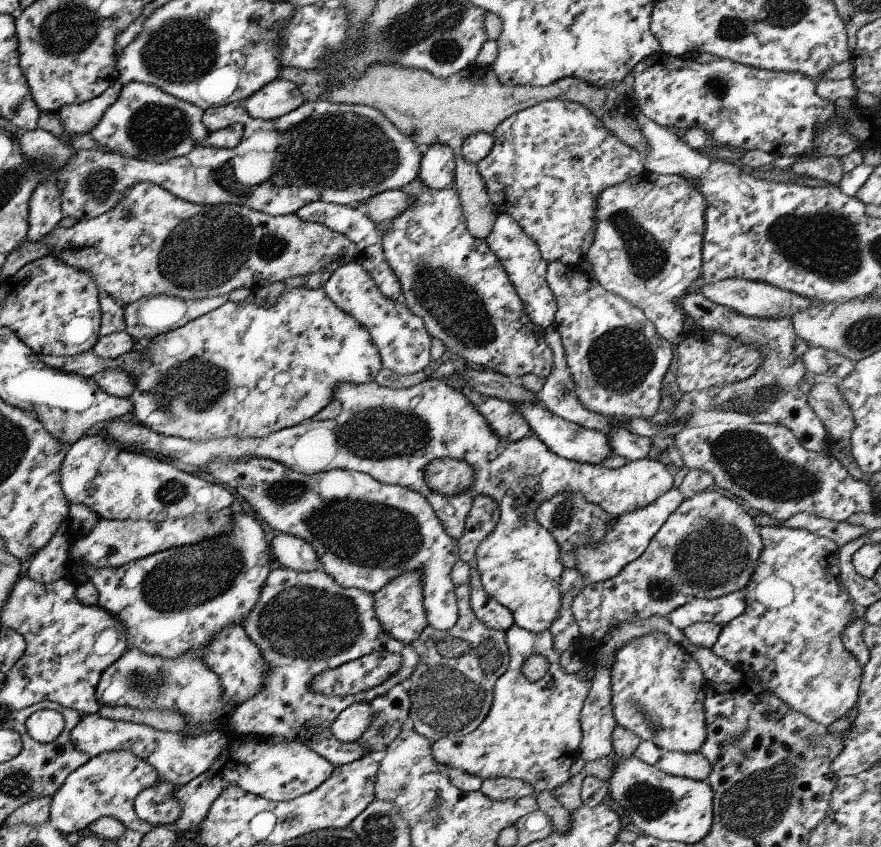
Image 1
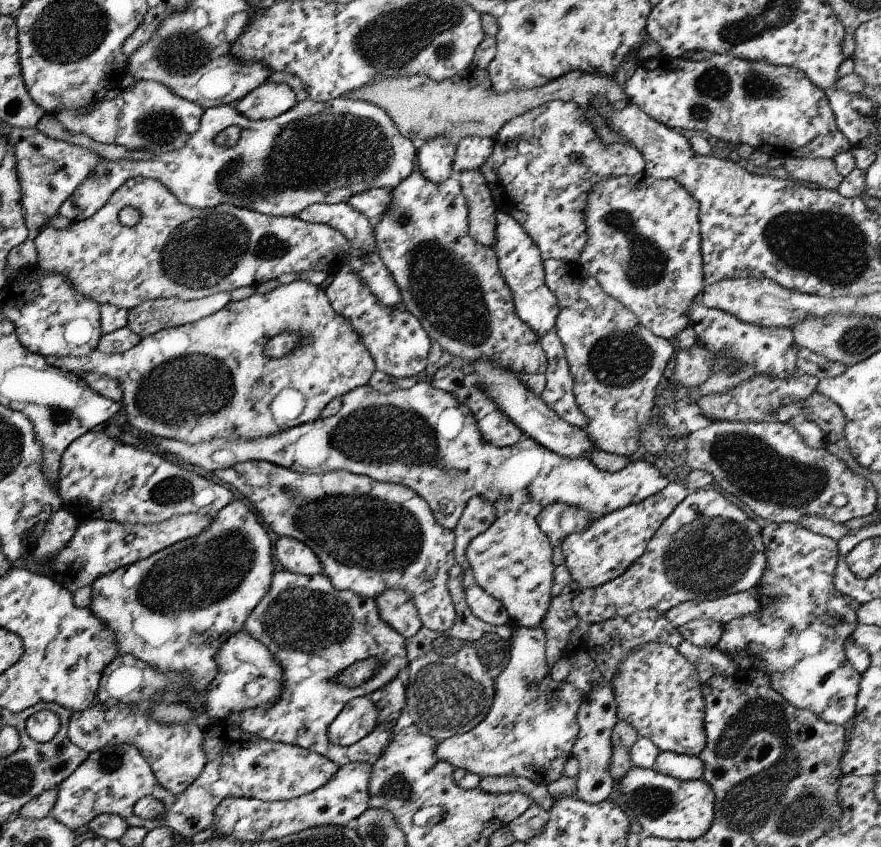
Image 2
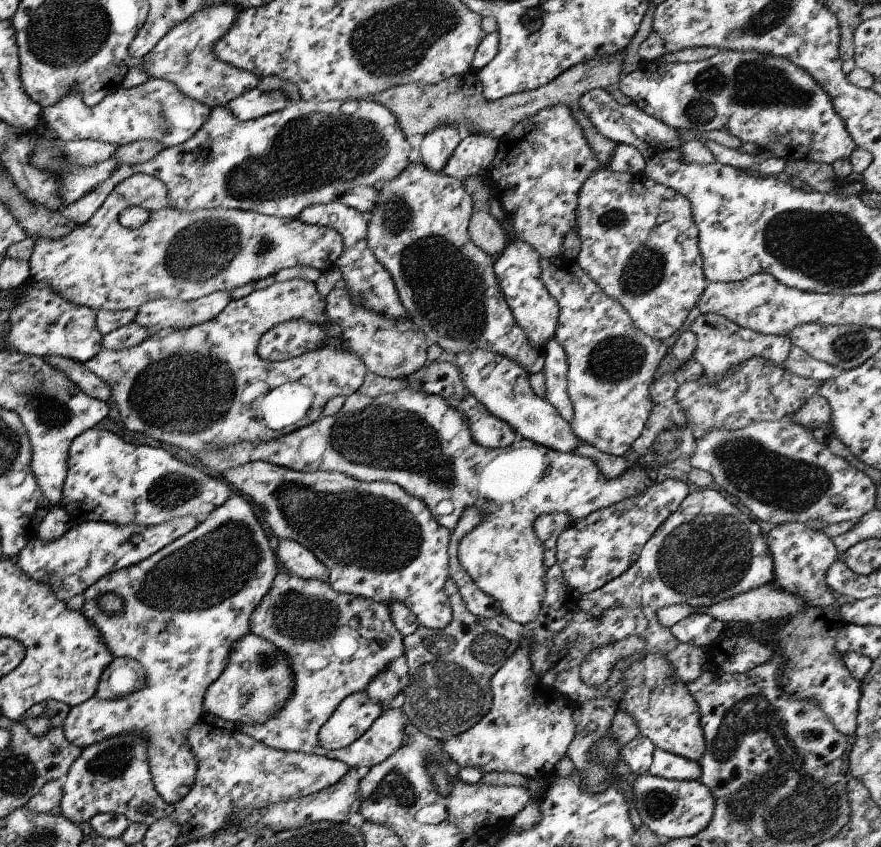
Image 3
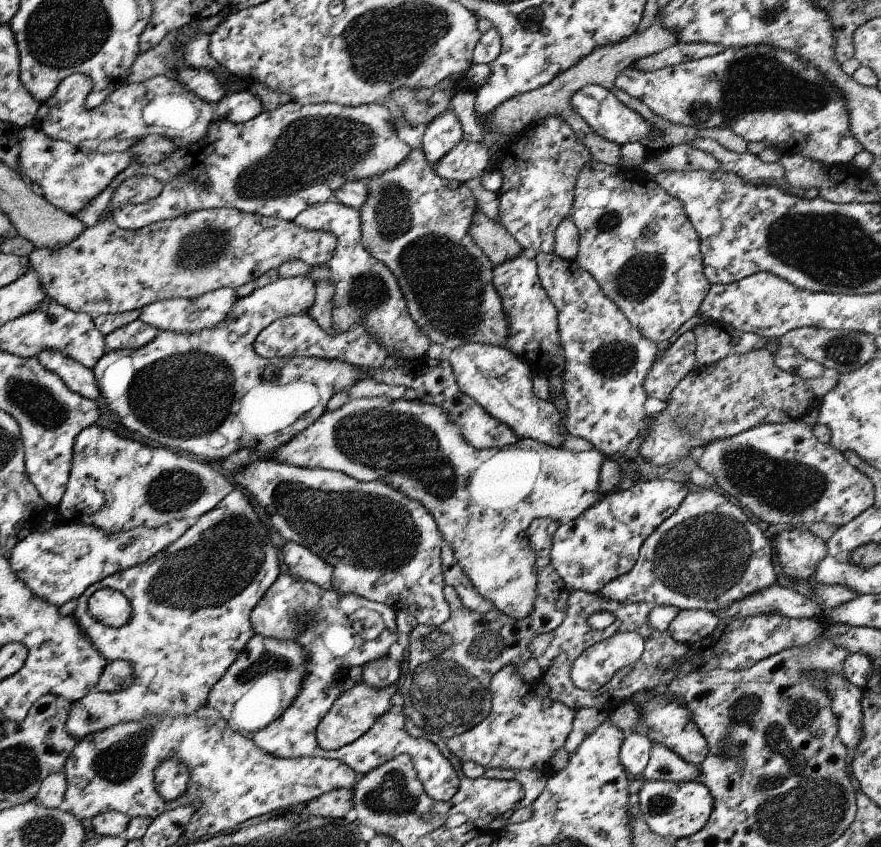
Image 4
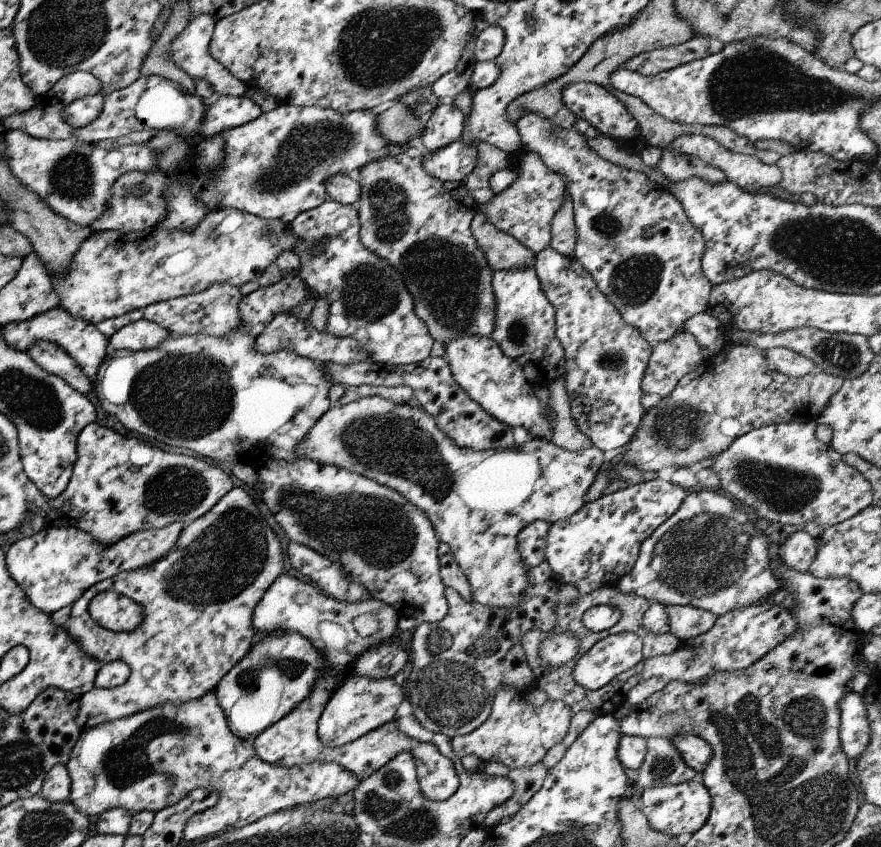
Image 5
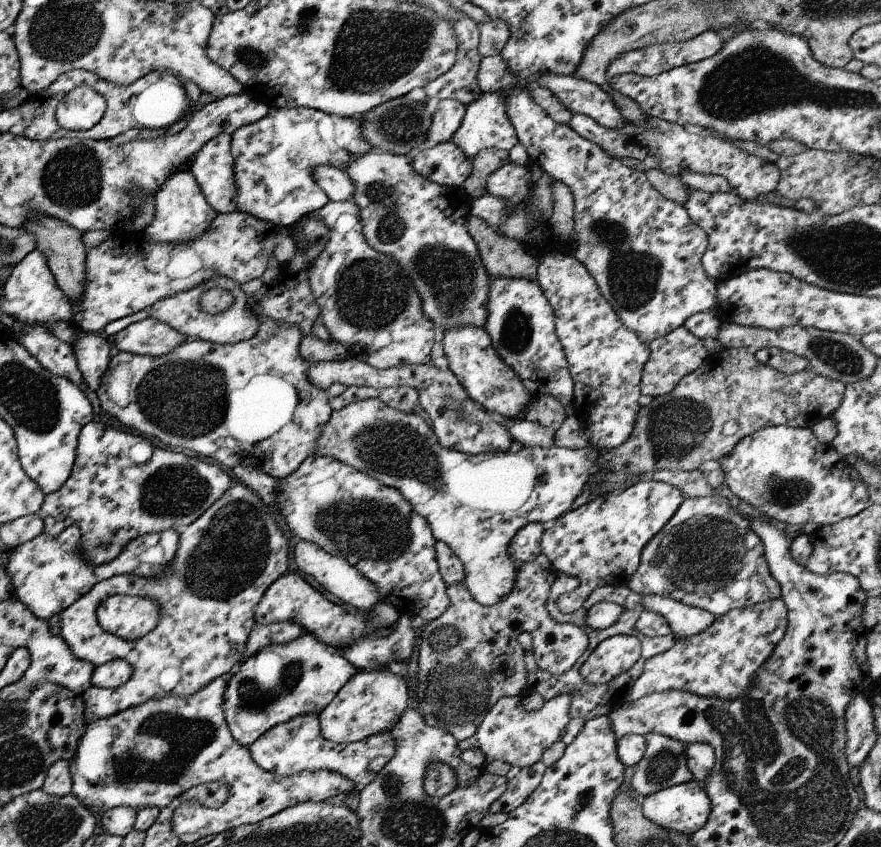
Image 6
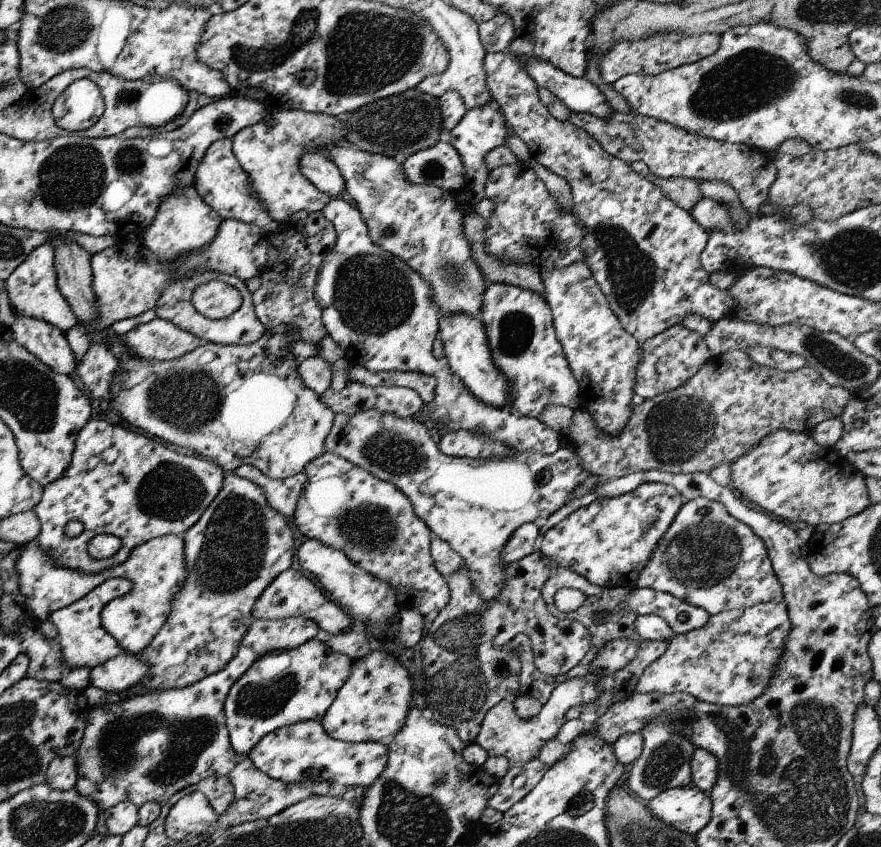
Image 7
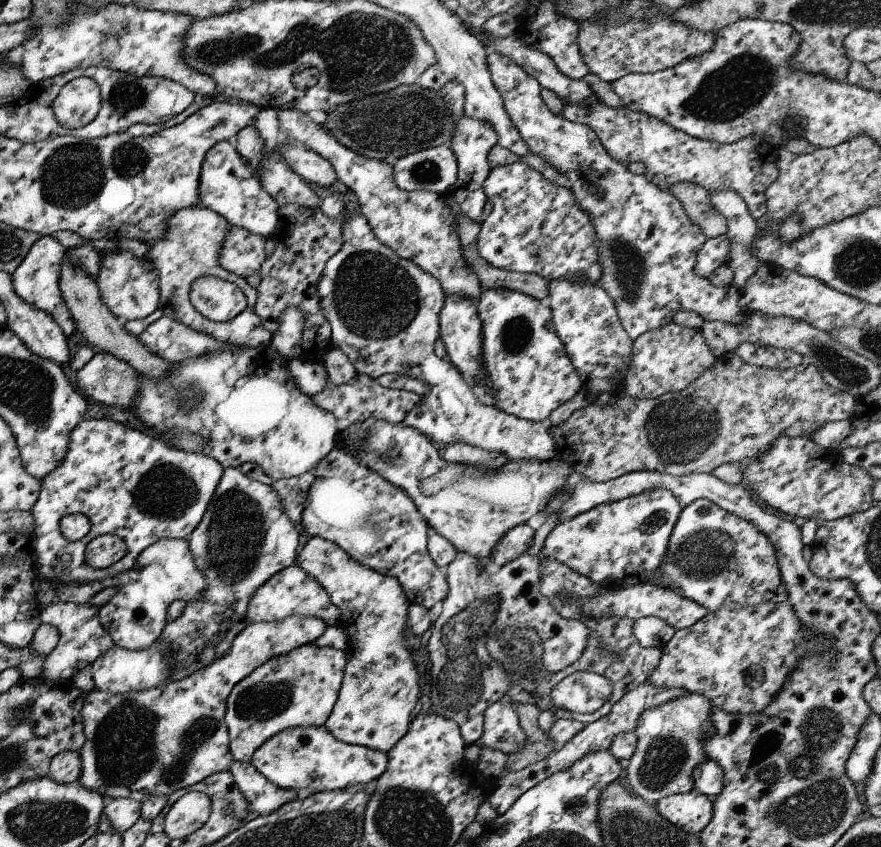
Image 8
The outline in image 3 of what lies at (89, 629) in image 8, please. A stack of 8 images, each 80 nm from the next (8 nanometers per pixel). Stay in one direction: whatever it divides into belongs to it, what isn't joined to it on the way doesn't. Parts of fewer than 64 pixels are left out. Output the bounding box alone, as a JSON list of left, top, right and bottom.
[62,492,278,803]

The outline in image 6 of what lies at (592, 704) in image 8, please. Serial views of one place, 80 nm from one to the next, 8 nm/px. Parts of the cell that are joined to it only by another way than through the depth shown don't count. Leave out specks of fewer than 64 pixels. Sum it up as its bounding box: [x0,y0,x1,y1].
[456,693,573,767]

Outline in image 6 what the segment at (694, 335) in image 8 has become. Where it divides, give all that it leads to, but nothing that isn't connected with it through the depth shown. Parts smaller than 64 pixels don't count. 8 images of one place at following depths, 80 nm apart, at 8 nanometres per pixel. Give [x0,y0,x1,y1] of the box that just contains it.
[638,326,707,396]

